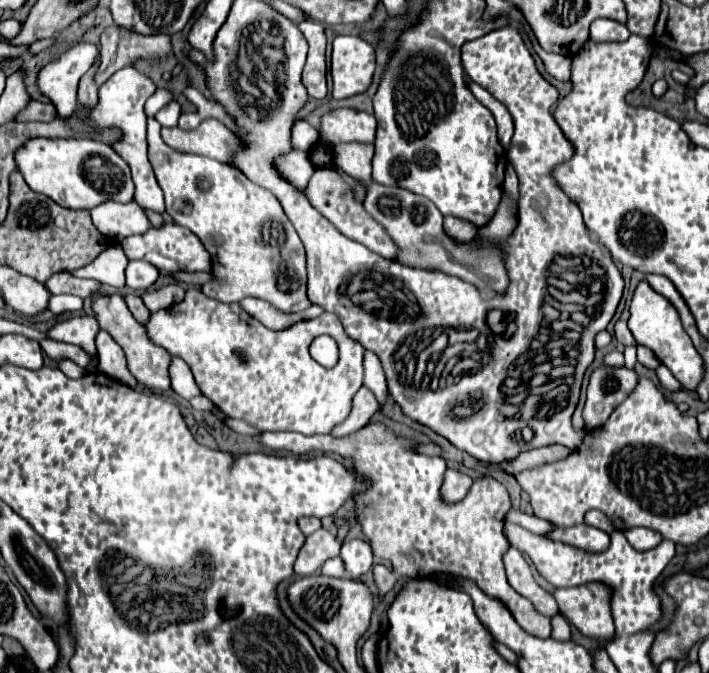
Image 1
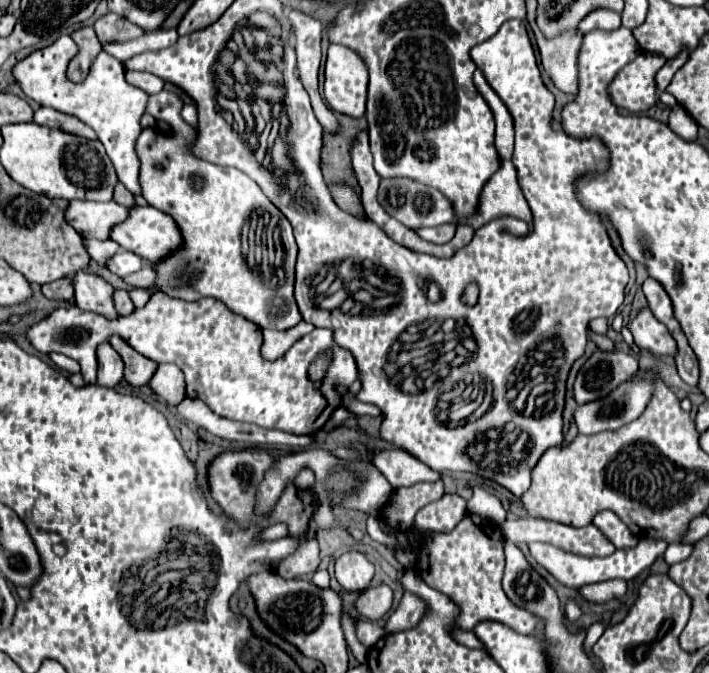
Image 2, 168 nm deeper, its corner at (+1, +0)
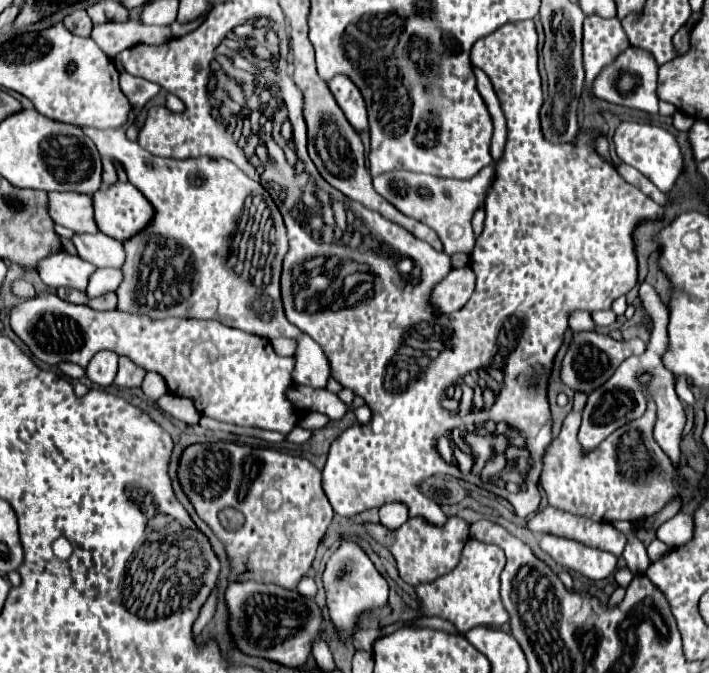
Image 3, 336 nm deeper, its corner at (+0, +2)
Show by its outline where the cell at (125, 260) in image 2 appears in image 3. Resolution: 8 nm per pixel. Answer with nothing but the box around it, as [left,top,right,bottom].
[71,234,125,268]

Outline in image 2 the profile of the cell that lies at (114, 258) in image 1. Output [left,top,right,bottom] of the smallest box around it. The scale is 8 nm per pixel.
[84,238,120,268]

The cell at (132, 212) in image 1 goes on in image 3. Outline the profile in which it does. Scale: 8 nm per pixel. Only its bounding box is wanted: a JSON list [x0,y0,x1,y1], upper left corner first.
[49,192,95,234]

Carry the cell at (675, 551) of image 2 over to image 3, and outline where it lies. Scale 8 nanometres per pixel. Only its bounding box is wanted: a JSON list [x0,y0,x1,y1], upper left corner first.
[647,540,669,562]

